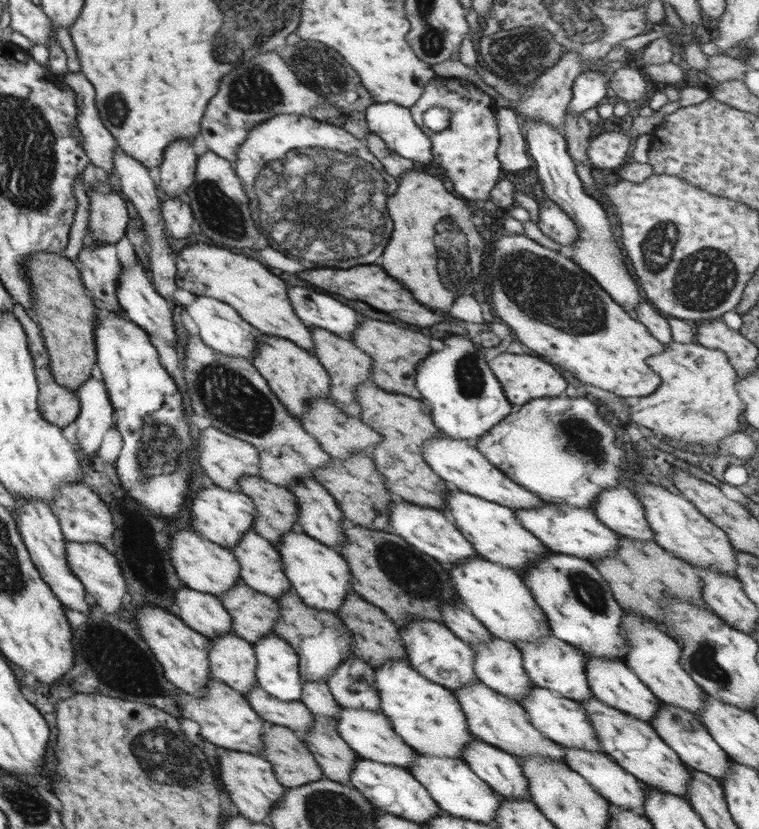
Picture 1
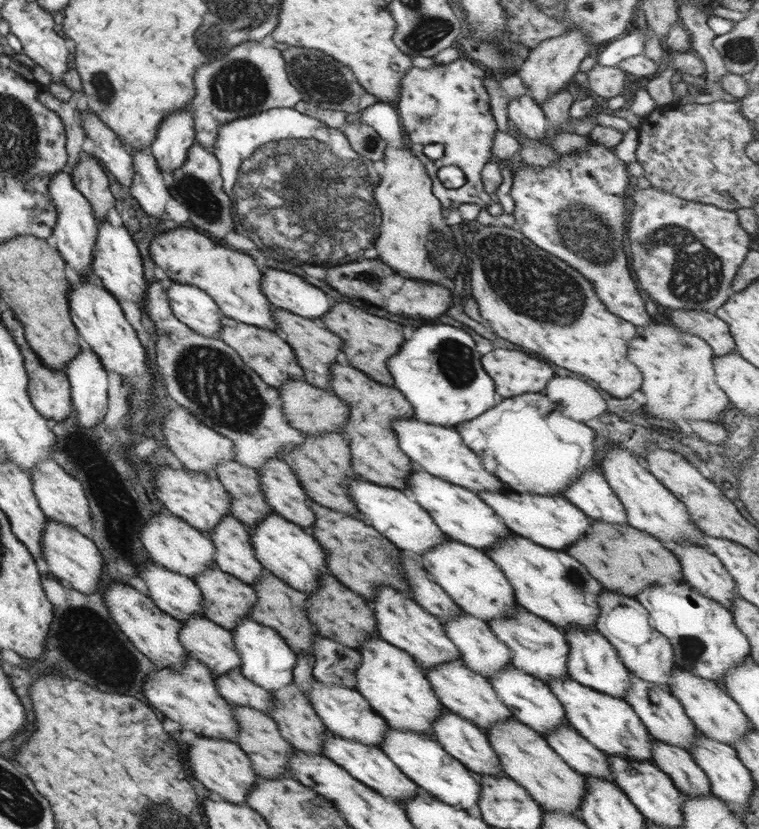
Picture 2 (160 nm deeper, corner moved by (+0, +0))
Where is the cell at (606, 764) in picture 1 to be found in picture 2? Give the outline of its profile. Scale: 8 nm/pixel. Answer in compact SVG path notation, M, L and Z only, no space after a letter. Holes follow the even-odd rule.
M572 726L556 727L545 739L576 772L602 777L615 784L606 753L590 744Z

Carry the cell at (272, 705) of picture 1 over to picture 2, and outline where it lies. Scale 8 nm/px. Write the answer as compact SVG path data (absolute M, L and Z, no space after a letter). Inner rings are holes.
M241 669L235 671L228 672L224 676L214 677L215 687L218 689L220 696L234 705L250 707L269 714L273 709L271 708L273 703L271 692L246 679L241 674Z

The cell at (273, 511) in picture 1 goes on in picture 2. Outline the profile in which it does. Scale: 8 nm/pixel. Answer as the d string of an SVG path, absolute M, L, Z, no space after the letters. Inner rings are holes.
M223 462L216 466L216 477L220 484L224 485L226 492L229 494L229 508L234 518L244 523L247 528L256 528L255 526L267 515L273 512L273 508L267 503L263 492L259 485L258 472L252 468L248 468L238 462Z

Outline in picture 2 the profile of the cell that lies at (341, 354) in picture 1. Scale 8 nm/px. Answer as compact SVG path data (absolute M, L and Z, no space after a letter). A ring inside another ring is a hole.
M274 307L271 315L279 328L279 334L292 347L295 352L297 363L302 367L304 378L308 384L327 390L330 396L336 396L331 387L331 364L336 363L336 354L343 352L343 342L331 330L322 326L316 320L305 319L286 309Z

